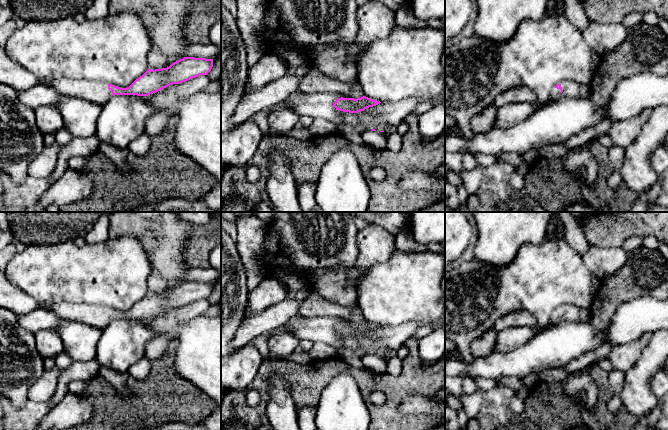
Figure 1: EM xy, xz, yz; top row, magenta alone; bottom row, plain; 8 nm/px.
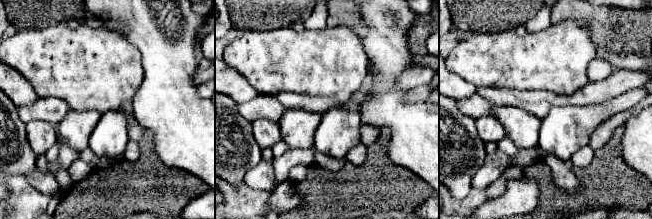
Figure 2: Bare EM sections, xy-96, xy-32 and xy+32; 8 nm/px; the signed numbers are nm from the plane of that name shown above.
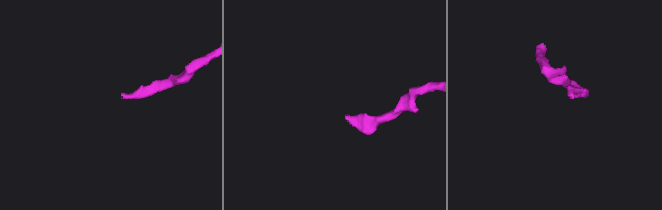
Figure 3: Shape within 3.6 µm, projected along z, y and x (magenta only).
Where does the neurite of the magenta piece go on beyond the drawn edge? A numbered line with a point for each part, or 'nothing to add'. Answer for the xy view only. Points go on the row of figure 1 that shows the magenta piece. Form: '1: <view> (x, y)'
1: xy (97, 92)

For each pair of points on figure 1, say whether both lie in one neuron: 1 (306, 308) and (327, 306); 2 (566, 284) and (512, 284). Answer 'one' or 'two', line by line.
1: one
2: one

